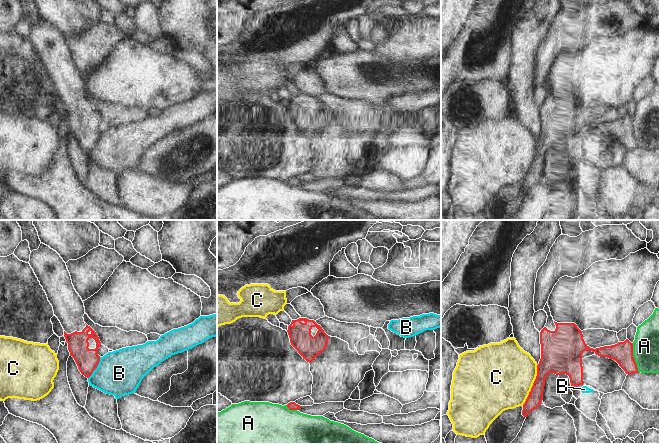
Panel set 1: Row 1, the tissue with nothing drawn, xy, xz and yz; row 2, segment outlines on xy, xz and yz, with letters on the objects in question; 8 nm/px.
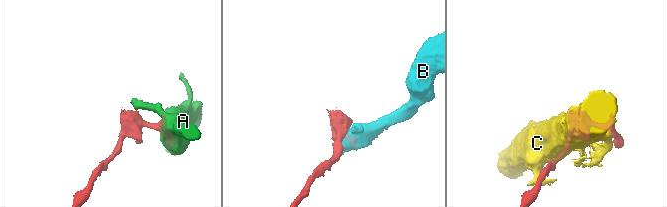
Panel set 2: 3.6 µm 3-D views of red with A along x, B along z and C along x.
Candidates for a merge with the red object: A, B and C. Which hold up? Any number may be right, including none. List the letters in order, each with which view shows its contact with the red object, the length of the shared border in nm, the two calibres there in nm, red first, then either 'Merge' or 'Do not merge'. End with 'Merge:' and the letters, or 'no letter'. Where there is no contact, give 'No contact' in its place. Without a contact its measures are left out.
A: Touches red in yz. Shared border 240 nm. Thickness 170 nm (red) against 200 nm. Do not merge
B: Touches red in xy. Shared border 200 nm. Thickness 190 nm (red) against 360 nm. Do not merge
C: Touches red in yz. Shared border 340 nm. Thickness 190 nm (red) against 480 nm. Do not merge
Merge: no letter

